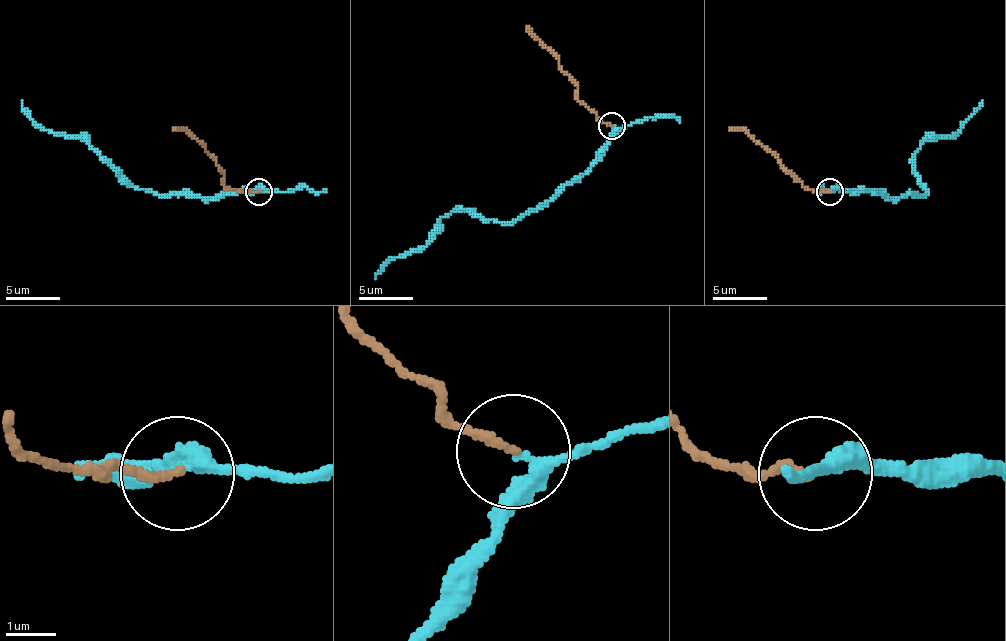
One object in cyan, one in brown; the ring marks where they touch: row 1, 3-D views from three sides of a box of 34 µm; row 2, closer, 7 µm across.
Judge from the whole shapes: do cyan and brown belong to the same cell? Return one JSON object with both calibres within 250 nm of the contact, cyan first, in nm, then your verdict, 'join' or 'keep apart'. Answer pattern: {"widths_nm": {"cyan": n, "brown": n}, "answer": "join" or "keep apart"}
{"widths_nm": {"cyan": 240, "brown": 170}, "answer": "keep apart"}

